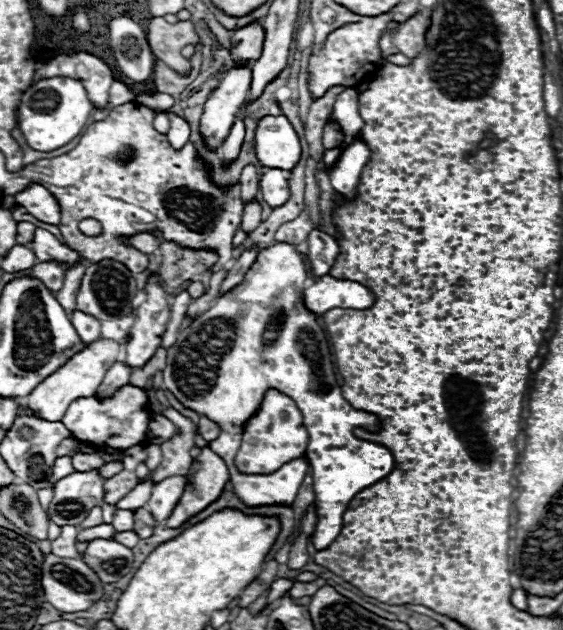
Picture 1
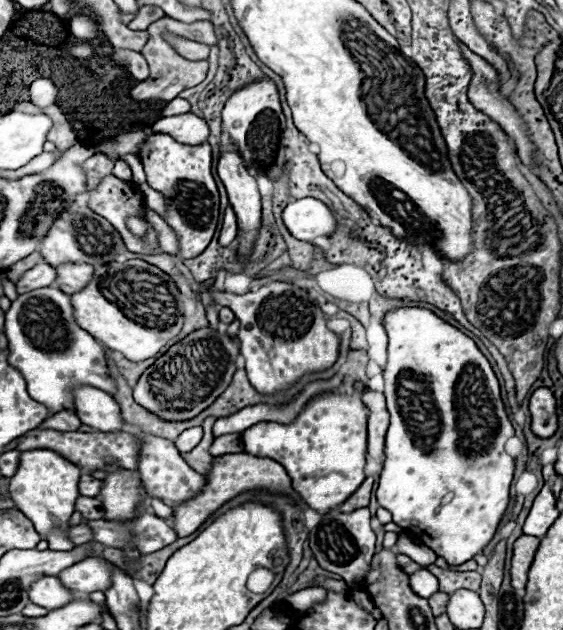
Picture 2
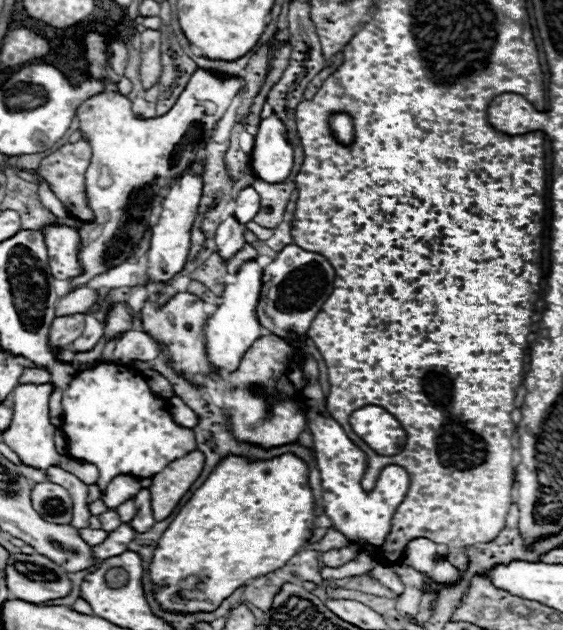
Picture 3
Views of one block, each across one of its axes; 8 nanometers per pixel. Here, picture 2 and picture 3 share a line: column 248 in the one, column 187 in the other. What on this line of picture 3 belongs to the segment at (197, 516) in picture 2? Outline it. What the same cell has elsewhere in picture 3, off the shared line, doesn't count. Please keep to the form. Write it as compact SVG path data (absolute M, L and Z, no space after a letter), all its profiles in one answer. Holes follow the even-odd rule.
M194 450L170 462L162 472L158 472L152 478L152 486L150 486L152 512L158 522L174 512L180 498L190 490L190 486L200 476L203 468L204 454Z

